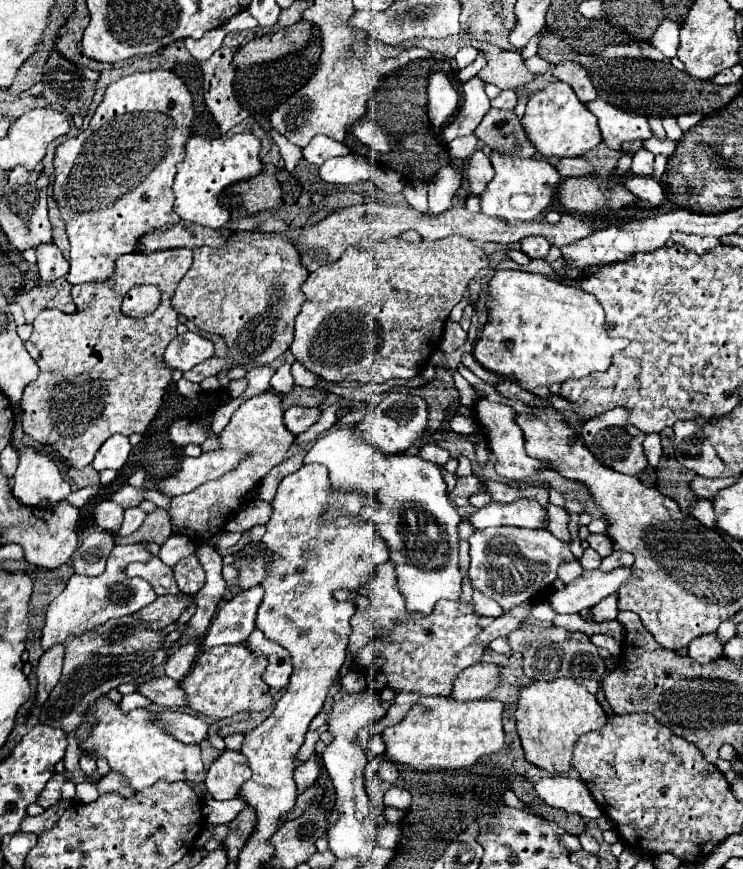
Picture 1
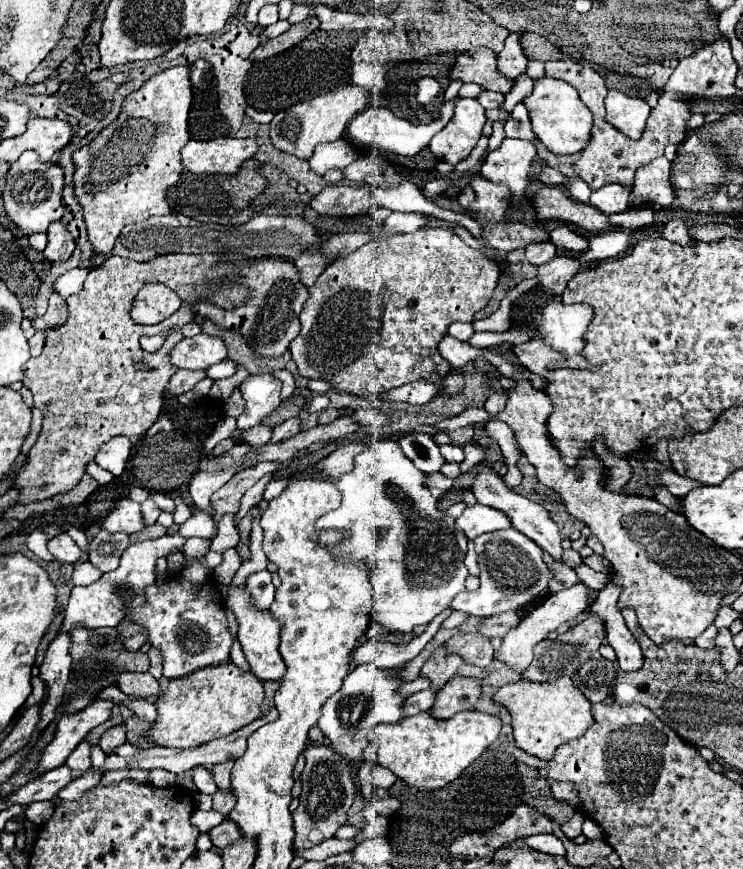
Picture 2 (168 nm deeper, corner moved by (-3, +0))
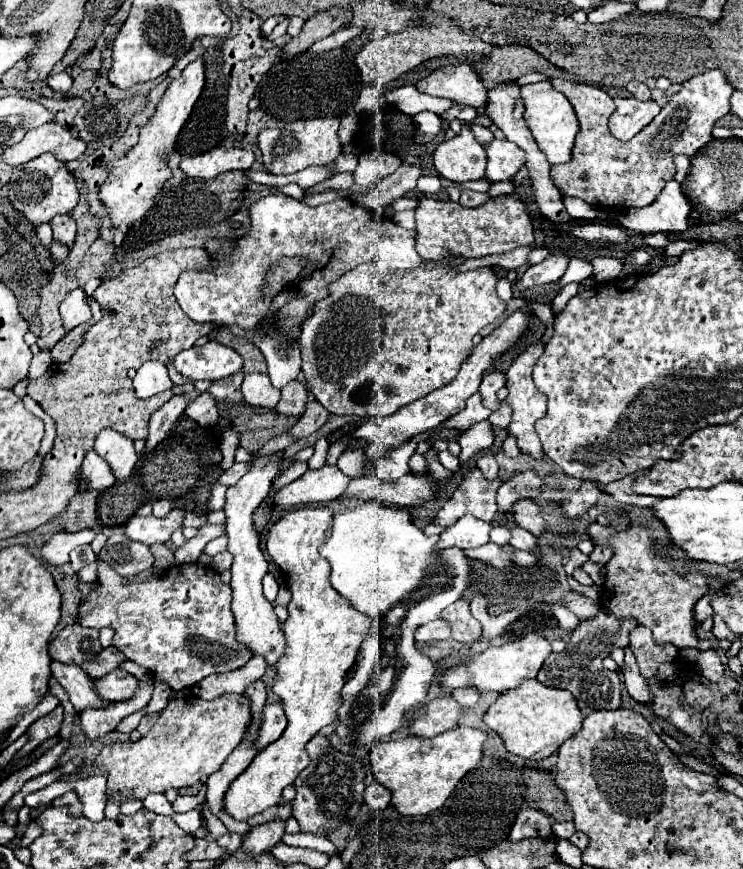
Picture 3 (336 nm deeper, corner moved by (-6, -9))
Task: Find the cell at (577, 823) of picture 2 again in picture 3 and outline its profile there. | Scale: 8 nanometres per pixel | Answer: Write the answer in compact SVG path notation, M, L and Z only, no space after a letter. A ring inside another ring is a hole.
M555 822L553 834L557 838L571 838L575 834L575 826L573 826L573 822Z

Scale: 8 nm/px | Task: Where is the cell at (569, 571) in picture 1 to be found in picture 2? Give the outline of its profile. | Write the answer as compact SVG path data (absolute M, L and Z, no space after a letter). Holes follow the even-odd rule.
M484 467L484 469L476 475L476 481L472 483L472 493L476 495L476 499L478 499L480 505L488 505L488 507L492 507L492 509L498 509L498 511L506 513L514 529L518 529L522 535L526 535L526 537L532 539L536 545L540 545L542 549L546 549L546 551L554 557L554 561L560 561L562 551L564 551L564 549L562 549L562 537L560 537L560 533L558 533L556 523L550 519L548 511L546 511L542 505L532 503L532 501L528 501L526 497L518 495L516 491L508 489L508 487L504 485L504 481L498 477L498 473L496 473L492 467Z

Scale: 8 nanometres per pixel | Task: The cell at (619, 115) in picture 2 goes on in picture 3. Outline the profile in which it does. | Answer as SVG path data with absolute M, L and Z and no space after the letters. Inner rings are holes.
M615 98L615 112L609 120L609 130L615 138L627 142L639 134L657 114L661 106L653 100L641 102L637 98Z

